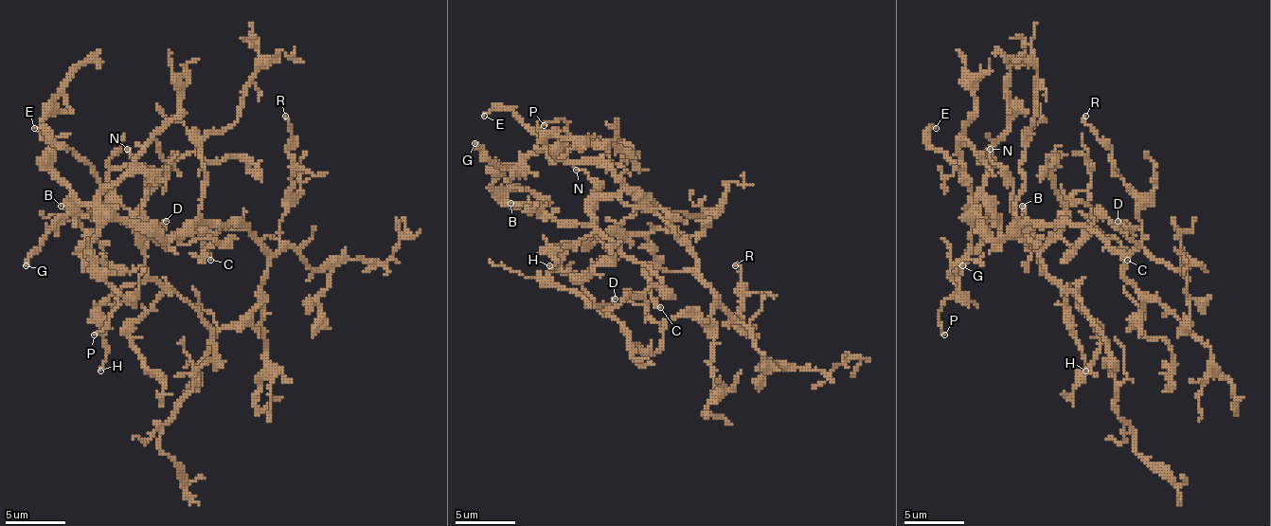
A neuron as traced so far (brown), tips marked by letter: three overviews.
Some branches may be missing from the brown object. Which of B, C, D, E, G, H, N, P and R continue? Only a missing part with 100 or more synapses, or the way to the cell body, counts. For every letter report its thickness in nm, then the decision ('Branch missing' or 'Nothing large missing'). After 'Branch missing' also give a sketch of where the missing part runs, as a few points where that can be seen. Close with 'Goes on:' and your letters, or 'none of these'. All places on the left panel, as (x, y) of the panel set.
B: Thickness 130 nm. Nothing large missing
C: Thickness 120 nm. Nothing large missing
D: Thickness 100 nm. Nothing large missing
E: Thickness 180 nm. Branch missing
G: Thickness 180 nm. Nothing large missing
H: Thickness 170 nm. Nothing large missing
N: Thickness 130 nm. Nothing large missing
P: Thickness 110 nm. Nothing large missing
R: Thickness 100 nm. Nothing large missing
Goes on: E

